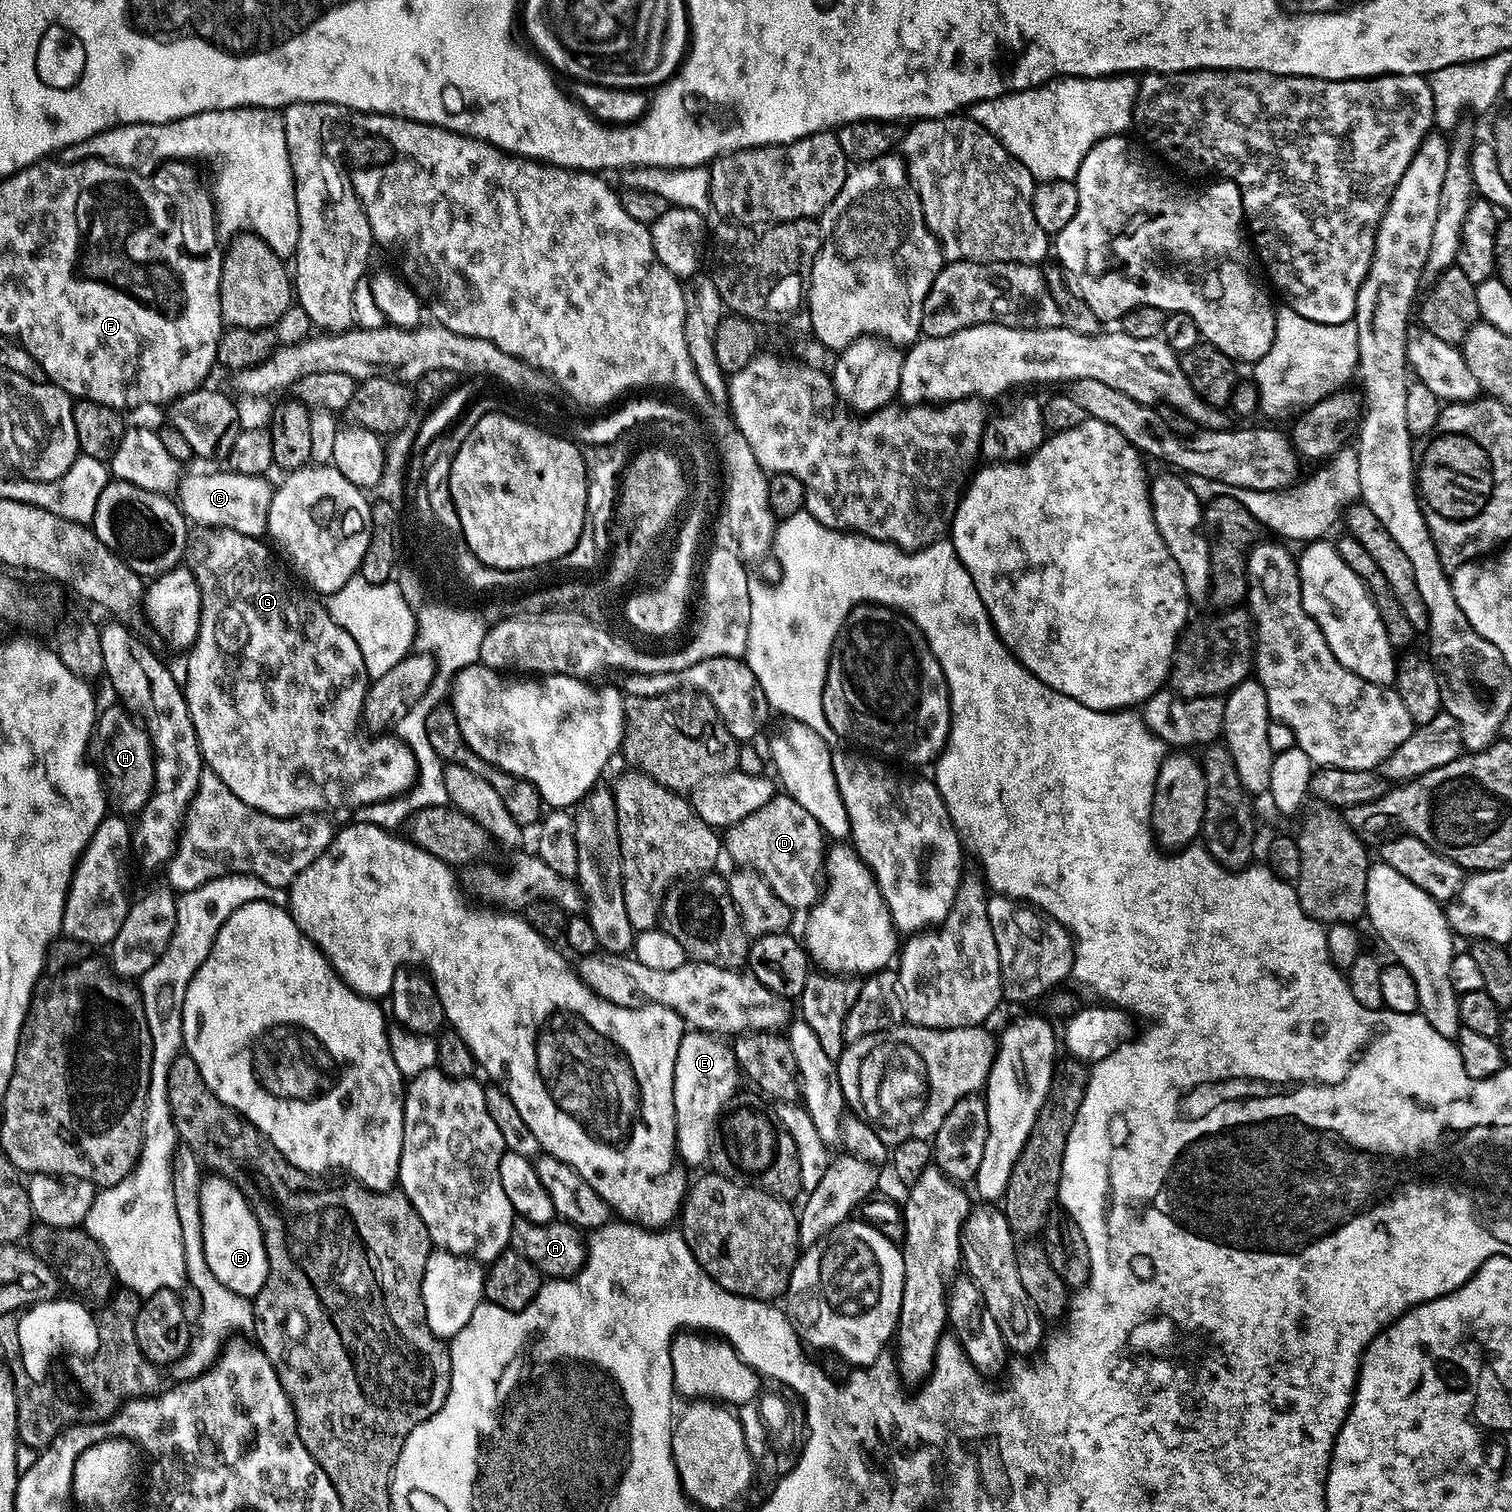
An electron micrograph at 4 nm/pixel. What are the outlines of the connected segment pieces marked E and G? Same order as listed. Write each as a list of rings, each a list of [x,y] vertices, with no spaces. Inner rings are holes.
[[[688,1030],[678,1046],[674,1066],[674,1122],[676,1154],[685,1165],[700,1164],[711,1157],[718,1121],[729,1107],[728,1099],[736,1092],[736,1059],[731,1047],[720,1040],[723,1039],[719,1035],[710,1032]]]
[[[197,527],[188,542],[186,567],[191,570],[200,591],[200,625],[196,641],[187,653],[188,673],[182,676],[182,687],[186,706],[190,710],[190,722],[194,722],[194,734],[198,734],[198,746],[207,771],[218,774],[218,778],[222,778],[226,787],[238,794],[246,806],[271,816],[301,816],[304,812],[328,814],[331,808],[363,810],[370,804],[380,804],[383,800],[404,795],[416,782],[416,759],[412,751],[395,735],[369,734],[362,730],[364,699],[368,693],[370,677],[366,662],[362,662],[362,650],[358,650],[358,642],[354,642],[354,638],[350,638],[350,634],[346,634],[346,630],[338,626],[334,618],[330,618],[327,607],[321,601],[319,604],[311,600],[316,598],[303,587],[295,588],[291,578],[282,569],[276,568],[275,559],[277,557],[273,549],[263,539],[243,536],[238,534],[238,530],[229,528]]]

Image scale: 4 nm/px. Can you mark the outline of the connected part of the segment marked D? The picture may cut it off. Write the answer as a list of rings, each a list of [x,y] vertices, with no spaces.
[[[777,794],[772,797],[766,806],[754,810],[754,814],[746,814],[742,822],[731,824],[723,833],[722,848],[733,860],[733,865],[741,868],[752,868],[766,878],[766,882],[793,910],[807,910],[820,899],[822,885],[825,883],[824,857],[826,855],[826,837],[824,831],[818,826],[814,814],[802,810],[794,797],[787,794]]]

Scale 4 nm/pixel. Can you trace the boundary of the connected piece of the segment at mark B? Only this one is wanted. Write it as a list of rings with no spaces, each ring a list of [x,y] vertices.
[[[209,1175],[201,1186],[201,1220],[205,1258],[211,1273],[235,1294],[255,1298],[266,1282],[268,1259],[262,1230],[248,1199],[223,1176]]]

